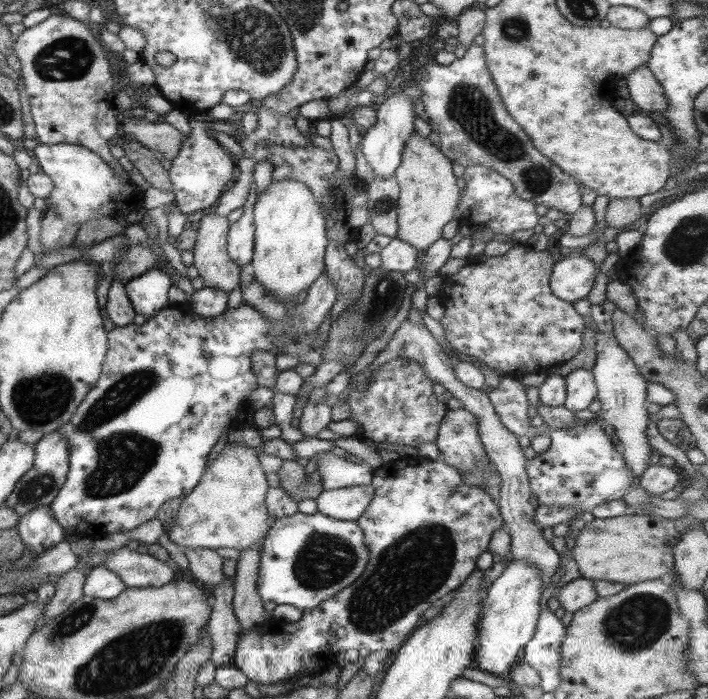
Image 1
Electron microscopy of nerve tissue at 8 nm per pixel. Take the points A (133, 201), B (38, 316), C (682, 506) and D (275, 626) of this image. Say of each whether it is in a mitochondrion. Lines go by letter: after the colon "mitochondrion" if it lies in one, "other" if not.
A: other
B: other
C: other
D: other

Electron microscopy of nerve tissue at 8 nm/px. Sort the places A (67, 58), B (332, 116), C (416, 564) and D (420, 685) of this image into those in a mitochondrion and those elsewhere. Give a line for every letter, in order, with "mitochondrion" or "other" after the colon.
A: mitochondrion
B: other
C: mitochondrion
D: other

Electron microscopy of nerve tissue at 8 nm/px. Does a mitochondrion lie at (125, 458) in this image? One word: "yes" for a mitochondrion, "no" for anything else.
yes

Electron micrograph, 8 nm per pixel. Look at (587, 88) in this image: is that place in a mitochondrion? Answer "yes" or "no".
no

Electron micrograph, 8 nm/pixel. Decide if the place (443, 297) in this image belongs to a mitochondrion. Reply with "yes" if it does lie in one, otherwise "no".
no

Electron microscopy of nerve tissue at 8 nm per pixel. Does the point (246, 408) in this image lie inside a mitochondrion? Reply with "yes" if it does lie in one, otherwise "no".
no

